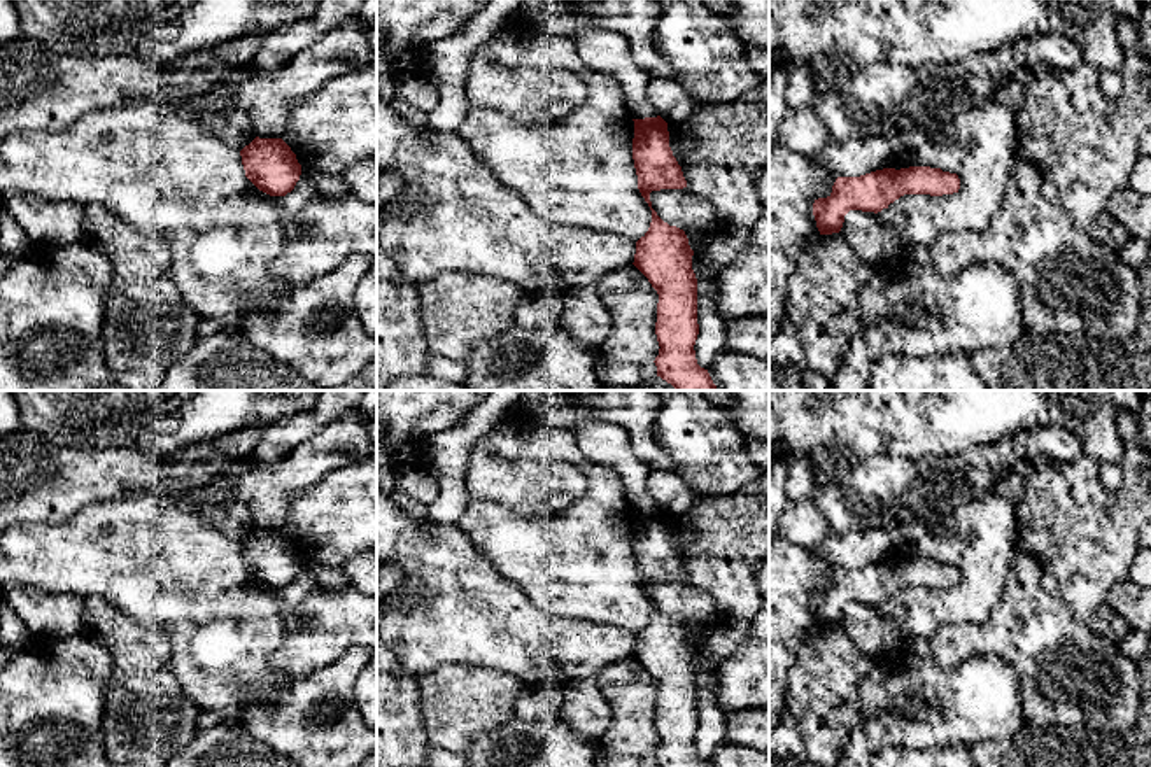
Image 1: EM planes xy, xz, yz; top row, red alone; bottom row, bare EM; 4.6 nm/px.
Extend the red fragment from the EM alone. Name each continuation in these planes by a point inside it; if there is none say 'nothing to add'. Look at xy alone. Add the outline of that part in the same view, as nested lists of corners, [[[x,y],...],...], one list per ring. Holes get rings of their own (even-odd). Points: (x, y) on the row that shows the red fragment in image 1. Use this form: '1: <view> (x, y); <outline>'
nothing to add

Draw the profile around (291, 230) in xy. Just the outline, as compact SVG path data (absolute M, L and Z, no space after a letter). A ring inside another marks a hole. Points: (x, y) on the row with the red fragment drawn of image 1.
M266 198L266 201L279 212L280 221L282 221L282 231L284 231L284 240L294 240L301 236L303 229L301 226L293 219L293 214L286 212L282 207L279 207L272 198Z

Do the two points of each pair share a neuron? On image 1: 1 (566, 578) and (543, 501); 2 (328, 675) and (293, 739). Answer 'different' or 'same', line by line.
1: different
2: same

